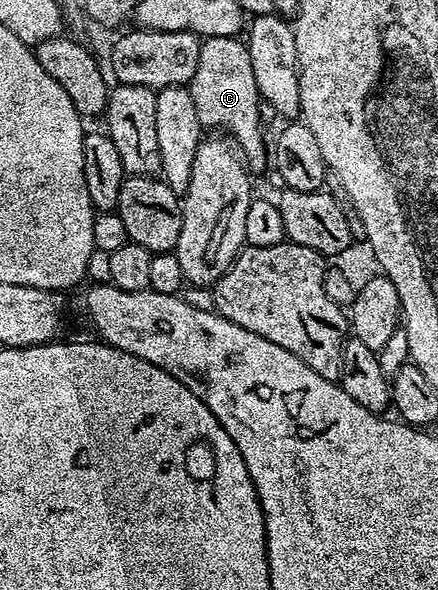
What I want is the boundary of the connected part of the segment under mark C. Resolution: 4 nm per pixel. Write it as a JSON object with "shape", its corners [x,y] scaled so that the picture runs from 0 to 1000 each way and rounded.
{"shape":[[[546,63],[470,64],[457,75],[450,120],[432,149],[441,176],[450,180],[450,202],[466,220],[525,229],[566,288],[607,288],[614,246],[600,241],[600,198],[591,193],[596,166],[587,154],[587,134],[578,134],[578,107],[568,107],[562,75]]]}

